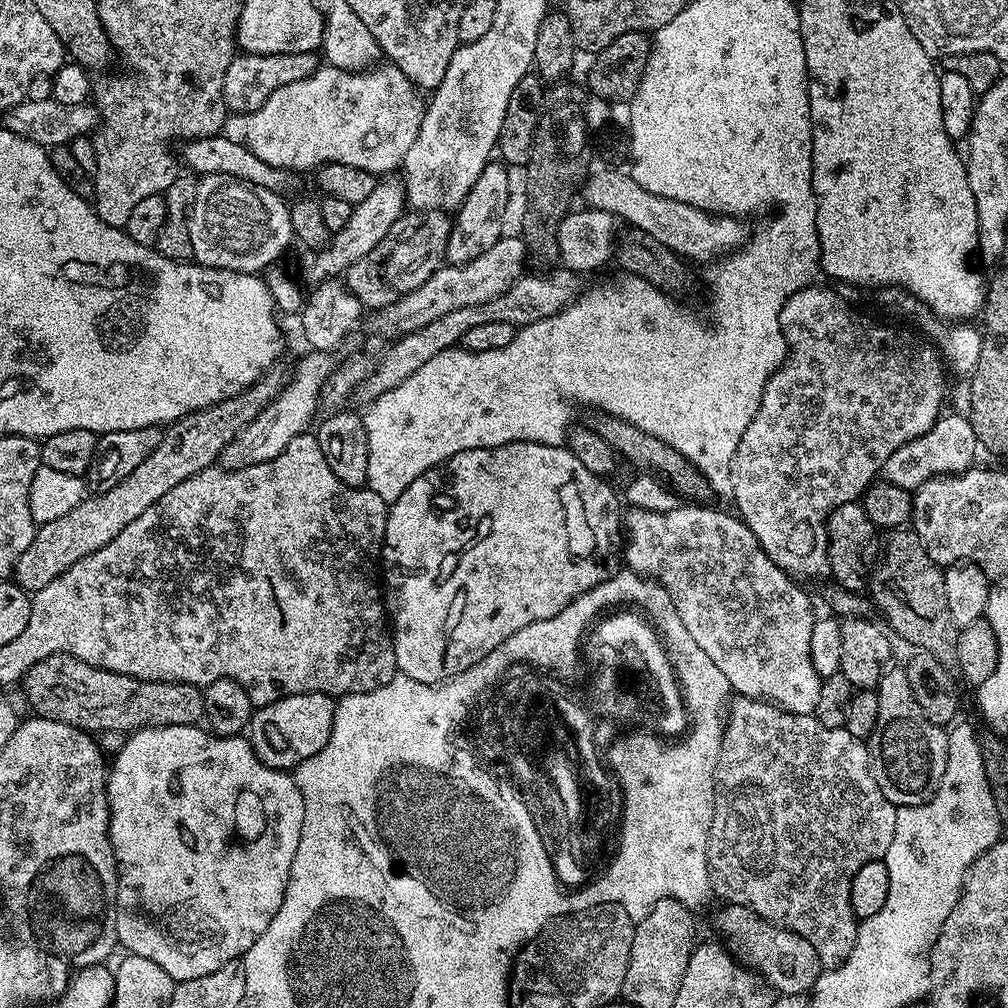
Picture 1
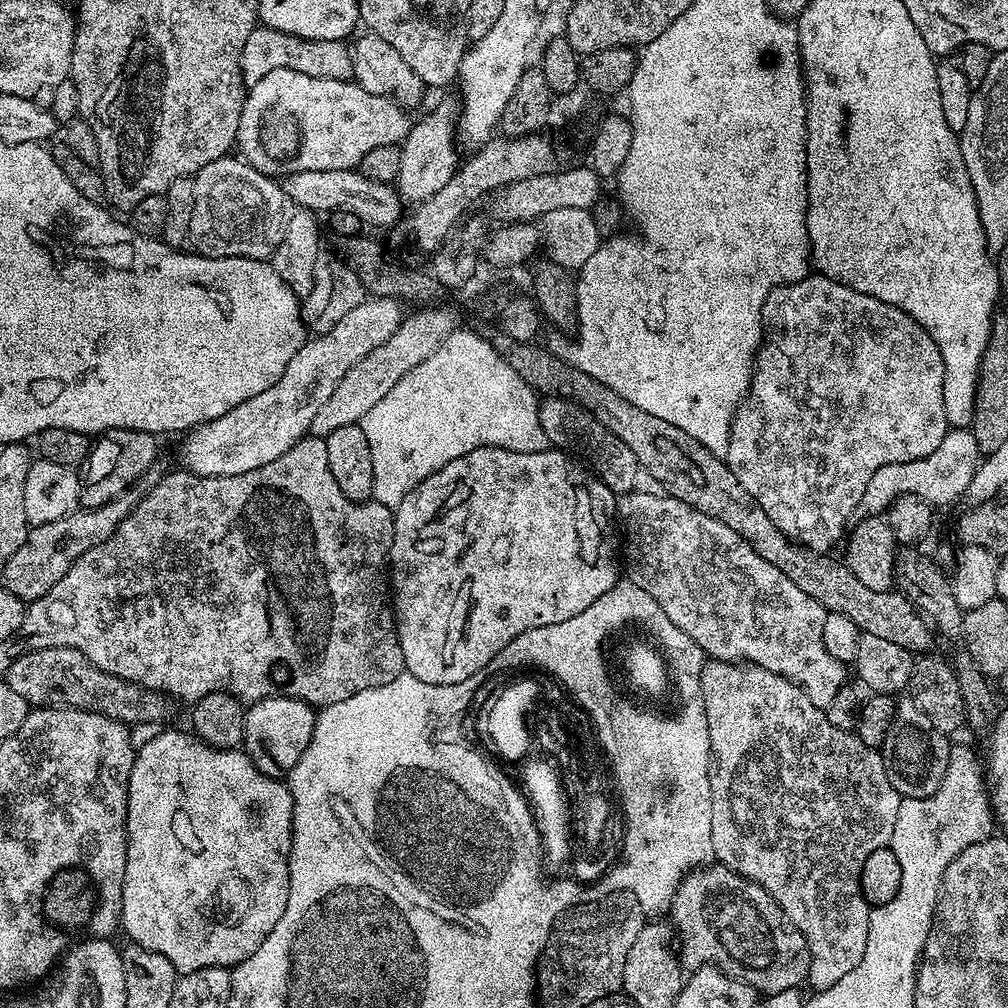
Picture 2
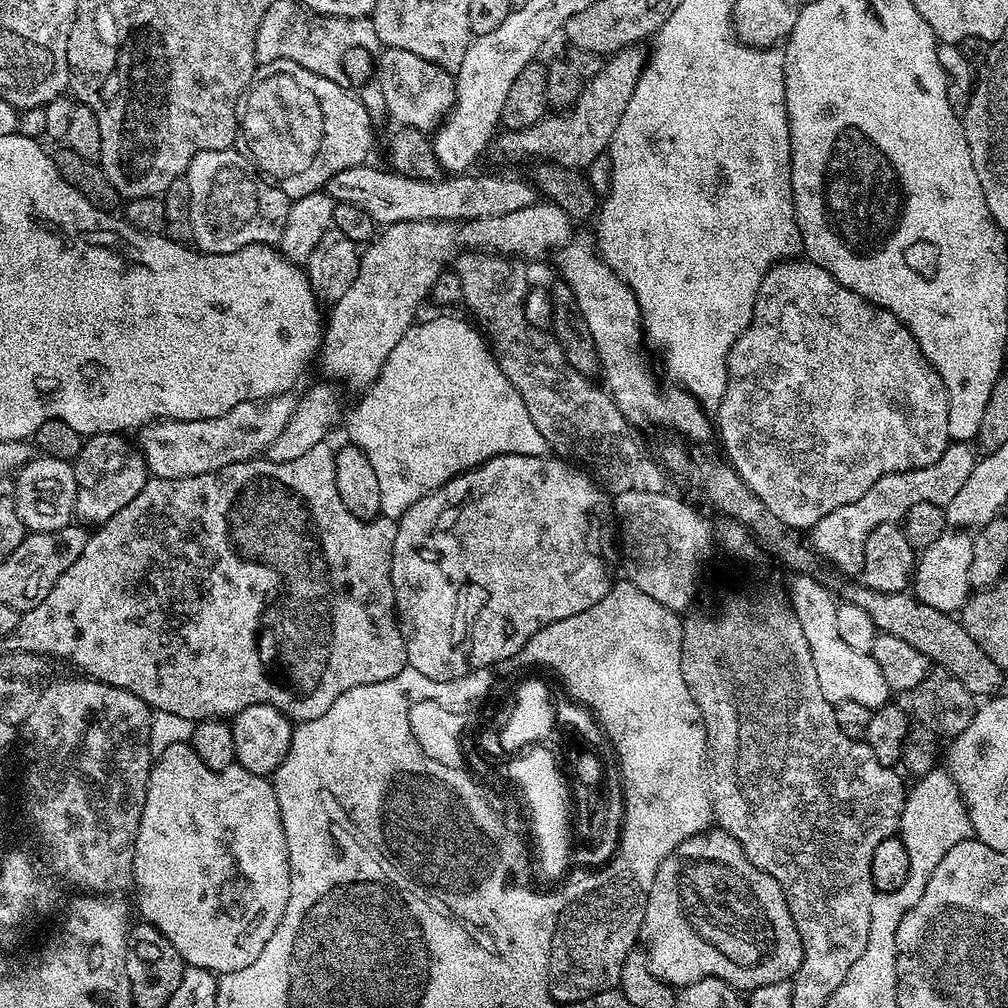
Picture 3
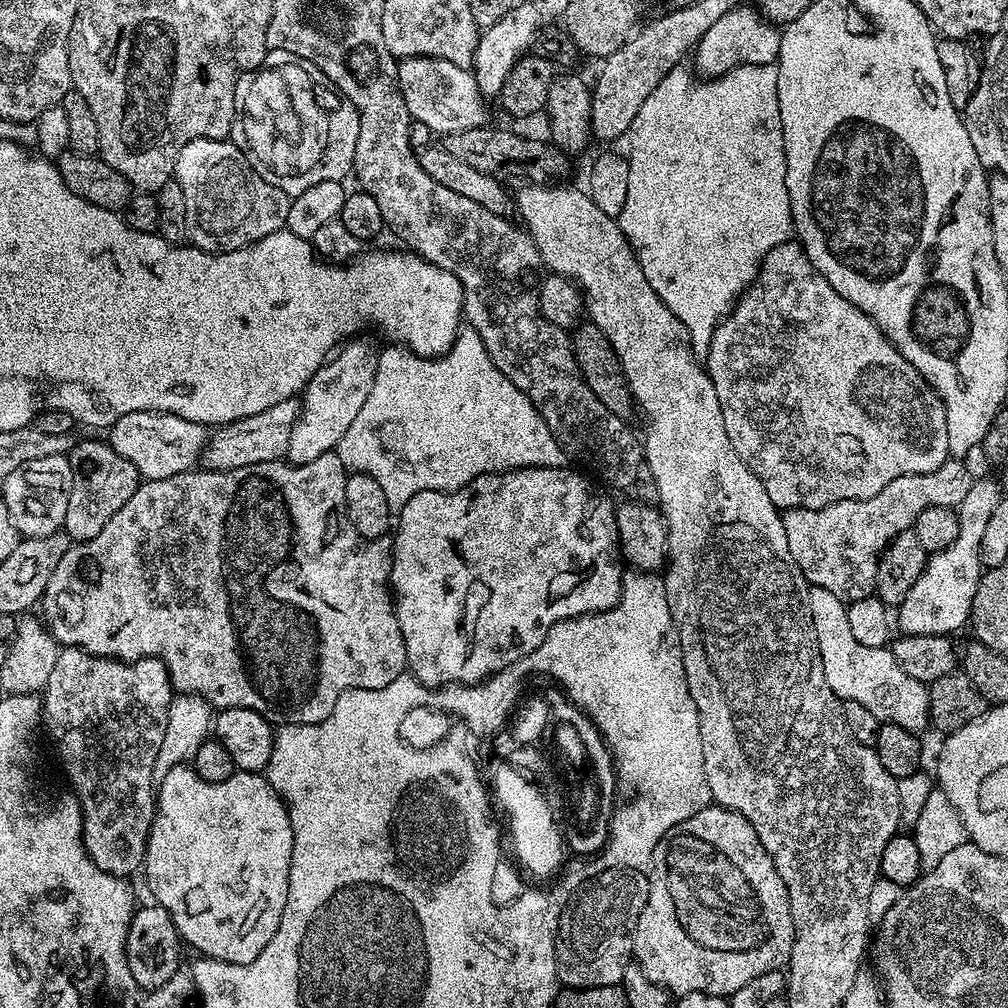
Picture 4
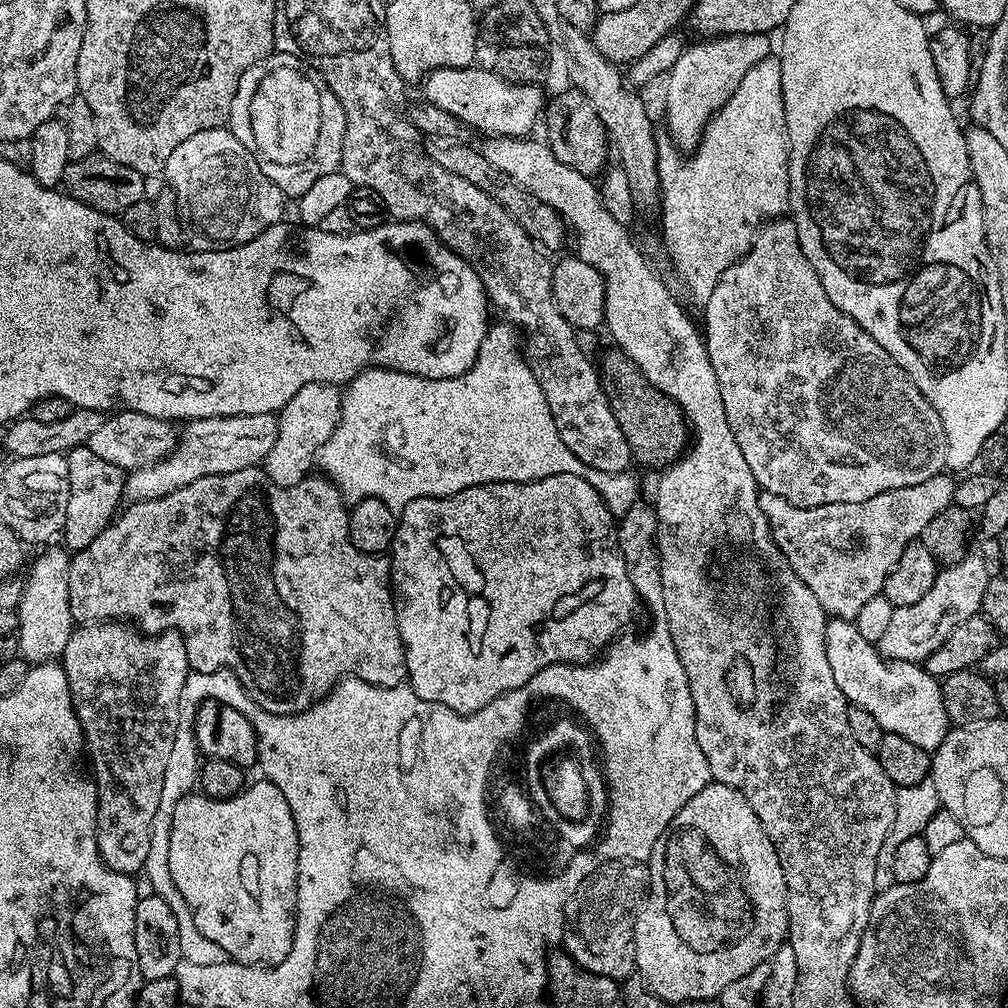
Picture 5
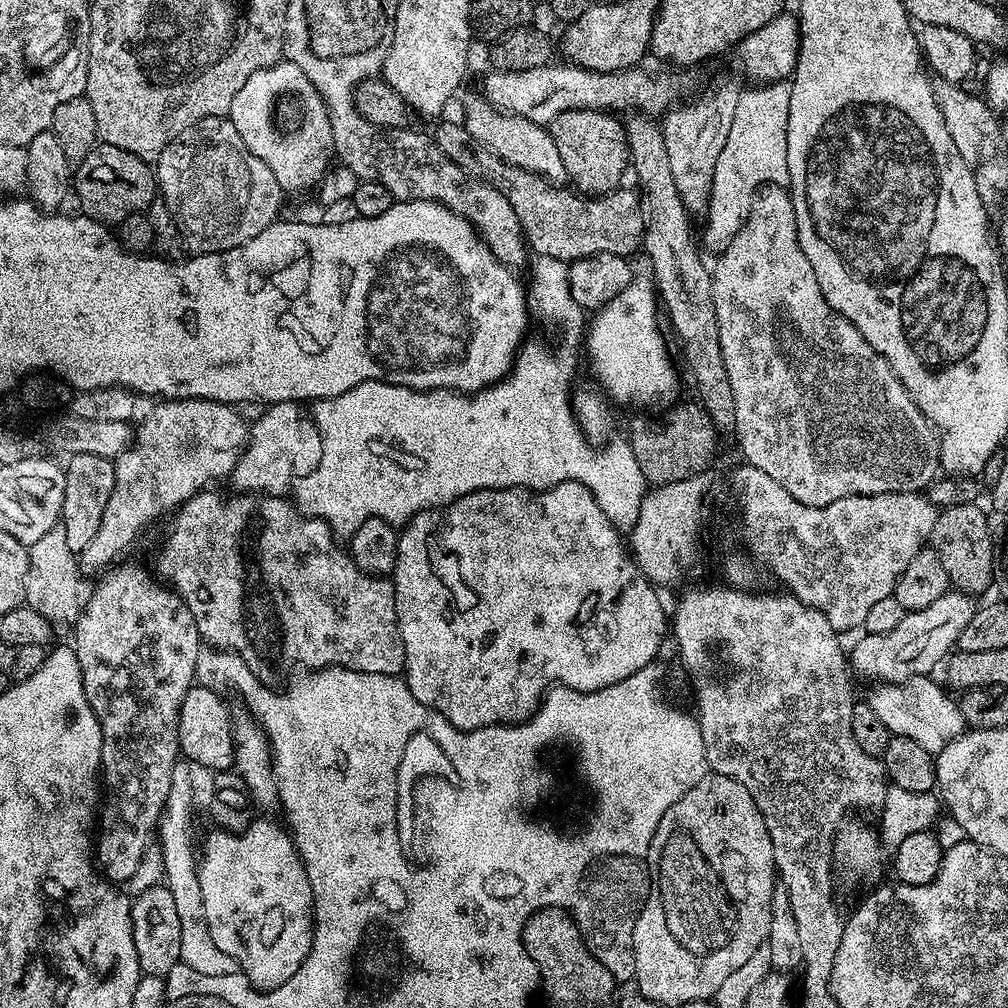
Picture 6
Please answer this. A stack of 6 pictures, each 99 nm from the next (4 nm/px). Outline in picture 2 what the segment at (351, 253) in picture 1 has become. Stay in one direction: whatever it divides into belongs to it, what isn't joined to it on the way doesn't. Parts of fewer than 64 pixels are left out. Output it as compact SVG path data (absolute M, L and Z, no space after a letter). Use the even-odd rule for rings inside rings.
M448 102L440 103L426 116L409 127L400 148L399 170L395 185L403 199L419 202L430 194L442 190L460 165L460 157L454 148L456 139L456 108Z

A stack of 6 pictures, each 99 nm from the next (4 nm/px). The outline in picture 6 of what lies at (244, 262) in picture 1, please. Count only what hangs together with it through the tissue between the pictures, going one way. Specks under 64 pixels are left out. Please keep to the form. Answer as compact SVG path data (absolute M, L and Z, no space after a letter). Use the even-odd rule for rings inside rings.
M211 116L198 122L180 139L166 146L154 161L154 171L159 195L180 225L185 245L197 253L229 252L234 246L242 246L242 242L250 242L250 238L262 234L262 230L276 223L281 215L282 189L278 186L278 178L274 178L270 166L242 142L242 134L234 130L231 119L223 116Z

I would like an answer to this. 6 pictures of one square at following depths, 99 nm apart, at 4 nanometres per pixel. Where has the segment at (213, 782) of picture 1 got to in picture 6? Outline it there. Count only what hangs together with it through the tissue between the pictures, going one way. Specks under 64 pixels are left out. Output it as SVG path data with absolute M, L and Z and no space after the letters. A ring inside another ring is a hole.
M256 818L243 831L212 830L204 840L204 853L201 851L198 856L197 876L202 890L202 910L205 911L214 945L223 954L234 958L244 973L244 979L261 992L282 986L282 982L290 982L312 949L314 921L310 878L306 878L295 839L289 829L280 824Z

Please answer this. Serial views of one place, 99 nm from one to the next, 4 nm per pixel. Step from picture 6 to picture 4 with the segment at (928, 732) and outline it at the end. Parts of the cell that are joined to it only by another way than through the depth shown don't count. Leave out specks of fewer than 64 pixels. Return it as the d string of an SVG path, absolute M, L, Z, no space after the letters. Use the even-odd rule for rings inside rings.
M809 587L808 608L812 612L814 634L818 634L822 670L836 697L841 702L862 702L870 714L885 724L897 724L911 732L923 733L923 728L929 727L931 717L928 685L906 674L888 648L862 646L862 642L857 642L854 634L850 634L845 601L830 594L830 590Z

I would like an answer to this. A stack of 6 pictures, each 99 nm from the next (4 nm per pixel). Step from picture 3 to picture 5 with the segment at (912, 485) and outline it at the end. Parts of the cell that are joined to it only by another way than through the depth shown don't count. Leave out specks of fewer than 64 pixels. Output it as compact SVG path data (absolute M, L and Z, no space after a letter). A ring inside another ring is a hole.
M941 474L926 478L926 482L918 482L918 486L886 490L874 498L866 498L866 502L842 502L813 508L799 508L786 502L786 498L778 494L761 491L760 505L766 514L778 550L782 550L798 578L802 578L802 582L806 582L806 586L814 590L814 598L818 598L825 613L838 620L855 621L858 610L862 610L862 606L866 606L870 598L883 593L886 578L890 570L898 566L902 550L921 539L933 518L954 503L956 486L955 479L951 480L948 474Z

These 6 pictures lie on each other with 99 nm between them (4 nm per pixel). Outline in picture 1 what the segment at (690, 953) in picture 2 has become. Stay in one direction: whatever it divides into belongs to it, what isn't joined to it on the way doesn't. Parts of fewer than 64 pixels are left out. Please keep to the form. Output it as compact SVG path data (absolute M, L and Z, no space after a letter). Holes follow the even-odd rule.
M724 906L720 912L720 928L724 931L723 943L729 952L753 972L764 977L773 989L782 996L803 996L811 993L822 965L814 946L789 928L769 924L749 908Z

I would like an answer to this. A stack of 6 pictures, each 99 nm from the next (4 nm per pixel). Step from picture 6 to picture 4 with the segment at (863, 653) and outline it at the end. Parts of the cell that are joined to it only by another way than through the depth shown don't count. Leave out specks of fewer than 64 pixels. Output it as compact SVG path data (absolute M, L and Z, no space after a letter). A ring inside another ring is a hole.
M973 479L970 490L966 493L966 498L962 498L962 502L956 508L958 536L954 538L954 542L950 542L950 546L946 546L940 552L933 552L929 555L928 563L924 565L918 582L914 582L914 586L910 586L910 594L906 594L906 598L898 606L898 612L900 612L900 624L898 620L898 628L903 635L947 636L955 634L954 632L958 631L963 624L965 627L969 623L974 594L978 590L978 582L982 575L982 565L980 563L982 534L986 530L986 522L990 518L991 512L994 511L994 506L998 506L998 502L1001 499L1000 485L995 479Z

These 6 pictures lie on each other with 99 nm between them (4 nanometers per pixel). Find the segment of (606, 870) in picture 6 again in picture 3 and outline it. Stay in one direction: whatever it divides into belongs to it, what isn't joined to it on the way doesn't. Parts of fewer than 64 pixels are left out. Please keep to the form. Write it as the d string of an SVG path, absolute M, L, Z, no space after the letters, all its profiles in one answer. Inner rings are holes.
M632 878L597 883L560 915L550 942L548 967L548 989L557 1005L567 1006L594 994L611 992L619 985L622 962L626 962L626 954L630 954L641 939L646 892L639 886Z

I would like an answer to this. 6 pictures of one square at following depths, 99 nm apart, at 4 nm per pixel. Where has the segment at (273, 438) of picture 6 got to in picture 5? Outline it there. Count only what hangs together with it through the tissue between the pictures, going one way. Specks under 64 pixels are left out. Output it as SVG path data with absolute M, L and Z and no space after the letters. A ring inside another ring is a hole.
M307 384L280 409L276 445L262 465L278 486L294 486L313 471L322 446L330 442L330 434L334 434L340 421L341 395L341 389L335 384Z

